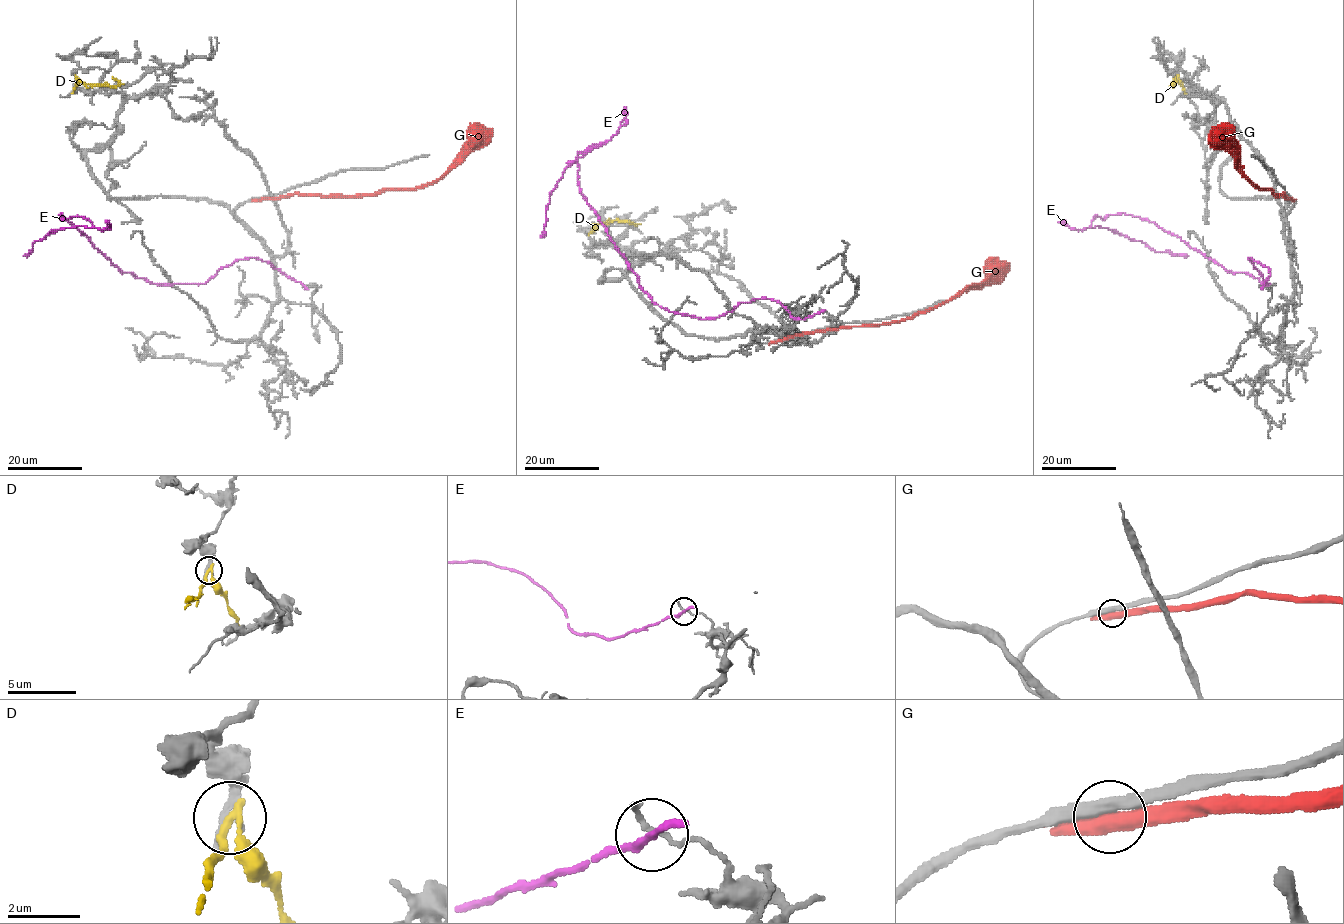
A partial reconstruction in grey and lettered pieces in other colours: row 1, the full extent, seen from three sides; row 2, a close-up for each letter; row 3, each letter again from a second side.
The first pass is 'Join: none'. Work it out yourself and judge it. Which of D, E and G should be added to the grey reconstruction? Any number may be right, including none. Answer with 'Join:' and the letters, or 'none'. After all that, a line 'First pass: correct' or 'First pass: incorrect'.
Join: none
First pass: correct

